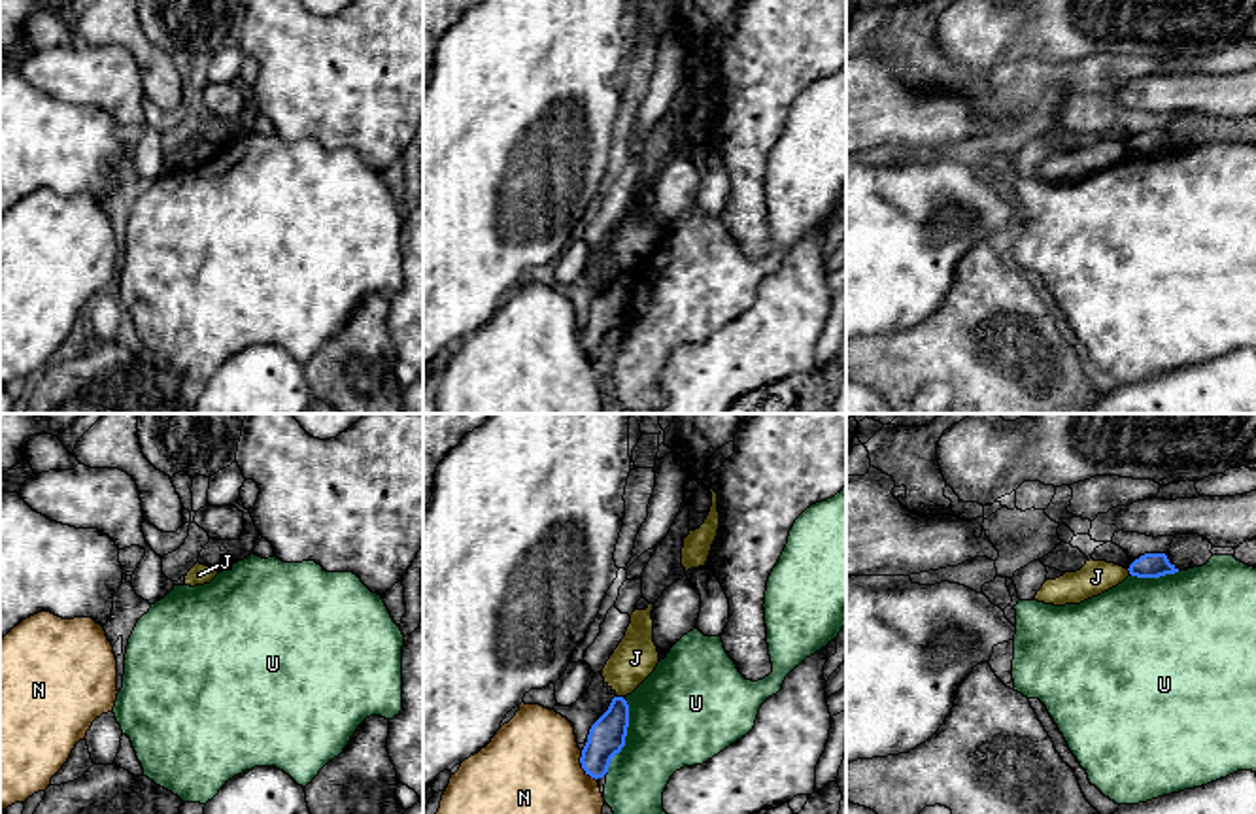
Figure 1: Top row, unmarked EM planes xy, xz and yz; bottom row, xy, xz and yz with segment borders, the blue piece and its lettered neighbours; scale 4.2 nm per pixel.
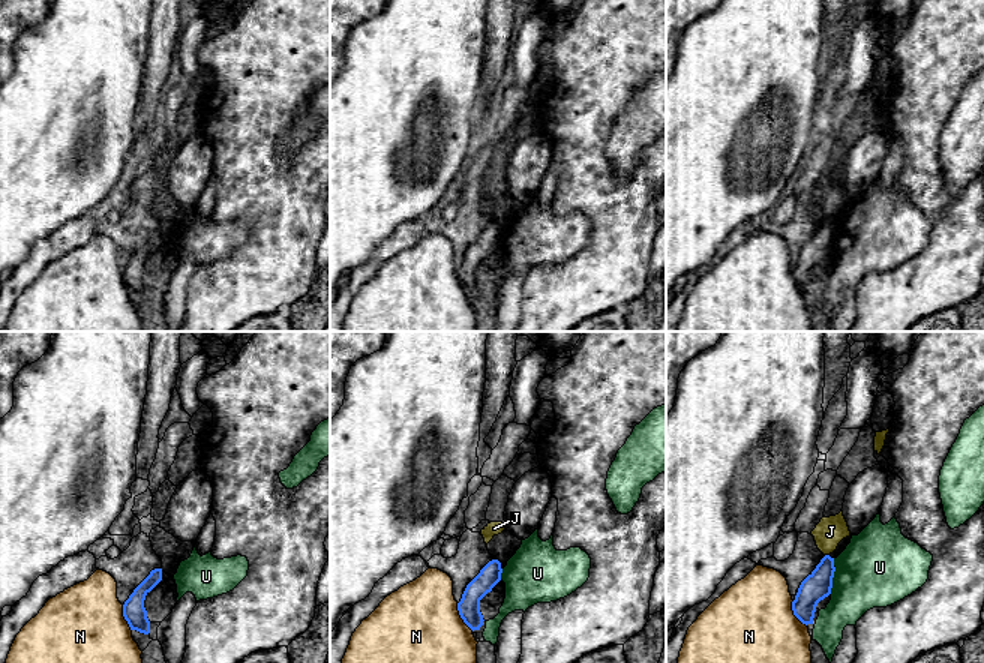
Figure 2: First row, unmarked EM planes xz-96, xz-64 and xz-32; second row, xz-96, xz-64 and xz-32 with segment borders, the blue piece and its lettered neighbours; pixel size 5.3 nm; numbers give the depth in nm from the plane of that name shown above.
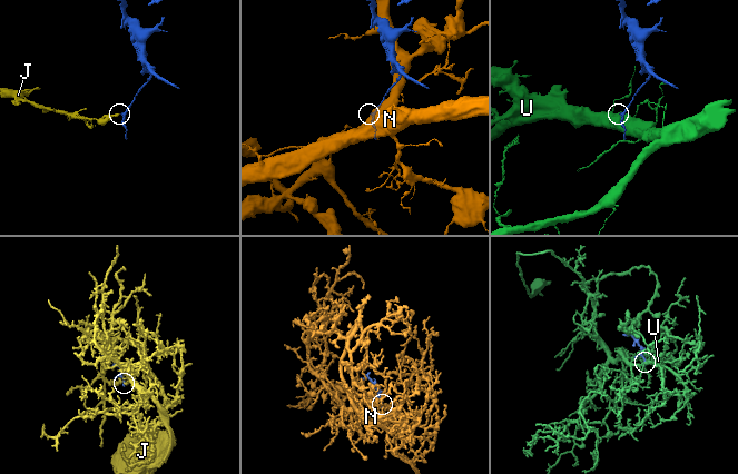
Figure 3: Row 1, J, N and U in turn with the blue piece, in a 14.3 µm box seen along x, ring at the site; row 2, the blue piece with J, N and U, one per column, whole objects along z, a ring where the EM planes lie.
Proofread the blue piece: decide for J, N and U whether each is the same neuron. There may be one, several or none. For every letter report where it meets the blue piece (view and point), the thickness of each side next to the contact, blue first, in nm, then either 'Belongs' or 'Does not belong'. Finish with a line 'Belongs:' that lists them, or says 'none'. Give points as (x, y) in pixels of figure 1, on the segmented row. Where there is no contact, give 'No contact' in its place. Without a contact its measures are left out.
J: Touches blue at xz (620, 697). Thickness 160 nm (blue) against 190 nm. Does not belong
N: Touches blue at xz (582, 765). Thickness 160 nm (blue) against 400 nm. Does not belong
U: Touches blue at xz (626, 735). Thickness 160 nm (blue) against 440 nm. Does not belong
Belongs: none

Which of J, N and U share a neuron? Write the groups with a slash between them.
J / N / U

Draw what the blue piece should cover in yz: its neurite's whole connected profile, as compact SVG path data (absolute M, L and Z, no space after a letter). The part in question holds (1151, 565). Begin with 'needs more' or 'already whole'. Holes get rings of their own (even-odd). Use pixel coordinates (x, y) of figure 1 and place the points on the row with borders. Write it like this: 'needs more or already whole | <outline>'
already whole | M1145 553L1135 559L1128 570L1137 578L1160 578L1179 572L1179 568L1169 563L1165 553Z

